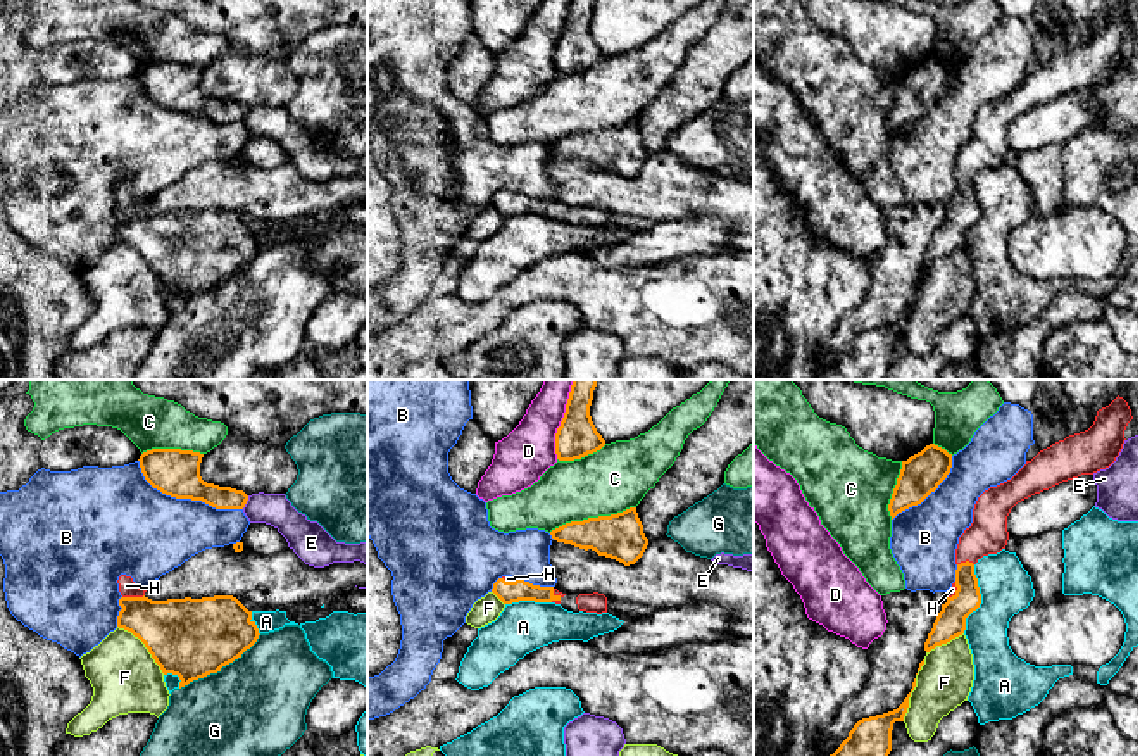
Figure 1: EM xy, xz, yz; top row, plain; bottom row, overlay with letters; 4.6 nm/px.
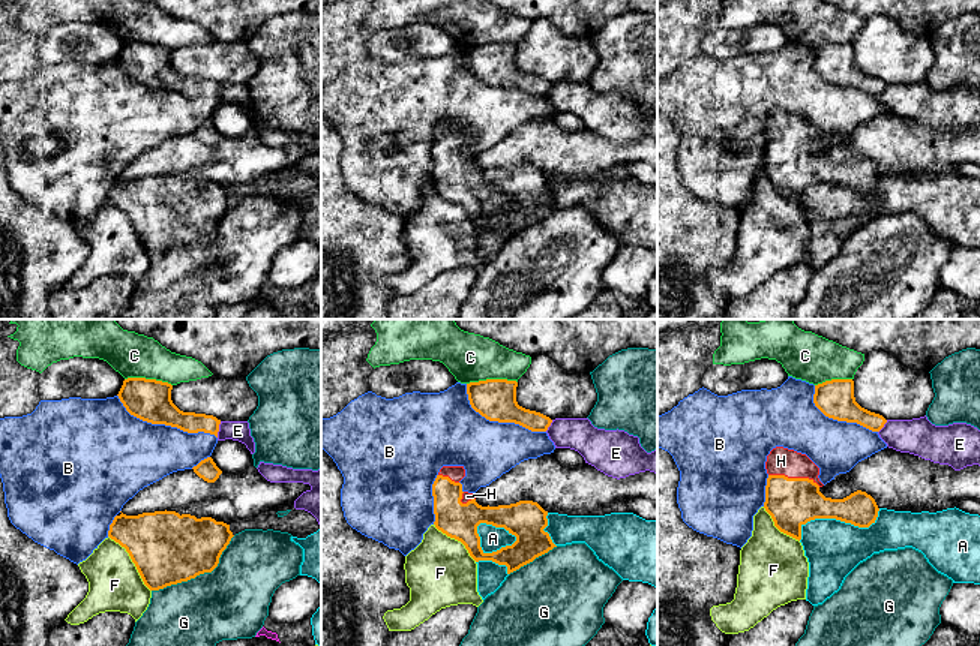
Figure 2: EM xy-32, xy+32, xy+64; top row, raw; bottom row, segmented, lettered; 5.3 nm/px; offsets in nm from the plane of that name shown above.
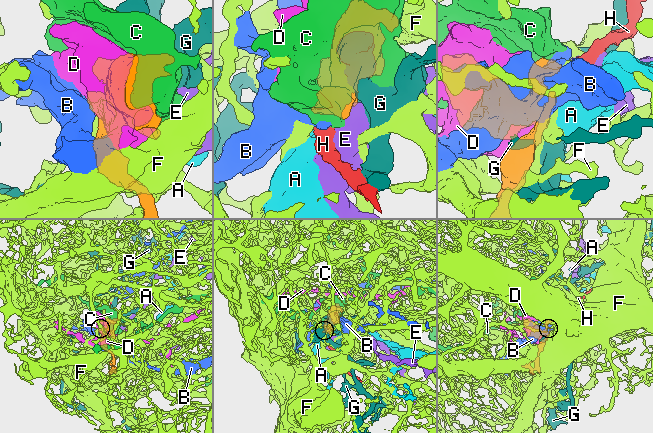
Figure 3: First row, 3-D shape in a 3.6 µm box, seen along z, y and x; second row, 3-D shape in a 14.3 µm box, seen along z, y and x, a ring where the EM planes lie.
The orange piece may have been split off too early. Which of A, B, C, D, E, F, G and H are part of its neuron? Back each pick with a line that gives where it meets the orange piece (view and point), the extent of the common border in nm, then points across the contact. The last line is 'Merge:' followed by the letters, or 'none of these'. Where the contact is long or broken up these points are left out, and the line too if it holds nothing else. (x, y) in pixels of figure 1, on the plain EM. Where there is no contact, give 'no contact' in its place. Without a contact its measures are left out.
H: meets orange in xy at (133, 211); contact 110 nm long
Merge: H

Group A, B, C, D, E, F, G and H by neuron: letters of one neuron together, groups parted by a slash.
A / B / C / D / E / F / G / H

